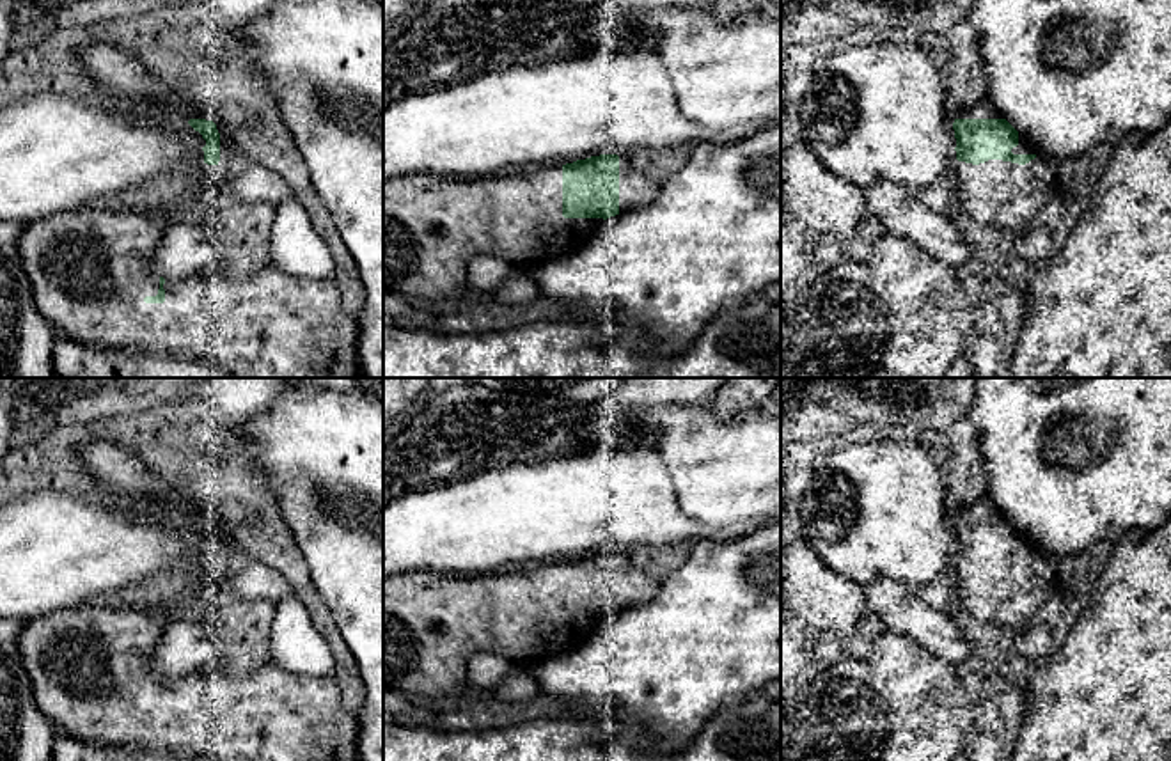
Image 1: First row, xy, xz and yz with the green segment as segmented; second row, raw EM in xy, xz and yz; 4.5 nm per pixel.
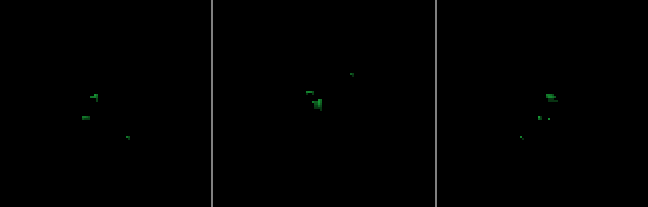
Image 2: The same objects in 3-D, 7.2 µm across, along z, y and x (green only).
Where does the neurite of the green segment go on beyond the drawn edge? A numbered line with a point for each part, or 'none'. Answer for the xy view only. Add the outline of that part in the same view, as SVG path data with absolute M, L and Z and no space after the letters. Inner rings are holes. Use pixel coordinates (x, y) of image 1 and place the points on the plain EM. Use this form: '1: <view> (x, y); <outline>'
1: xy (89, 666); M89 601L76 607L60 608L34 619L27 619L20 633L20 655L23 669L32 685L34 701L41 713L55 726L59 733L76 738L78 741L89 741L99 747L117 749L131 745L149 754L181 754L188 757L213 757L216 761L358 761L358 724L357 718L342 708L341 690L334 676L291 674L279 669L271 662L266 662L248 674L232 676L222 671L218 660L213 660L192 676L165 678L165 681L161 683L160 674L153 669L151 663L151 649L160 640L160 635L170 619L170 616L160 612L158 608L110 608L103 607L101 601ZM160 685L165 686L165 699L145 701L144 695L156 694Z

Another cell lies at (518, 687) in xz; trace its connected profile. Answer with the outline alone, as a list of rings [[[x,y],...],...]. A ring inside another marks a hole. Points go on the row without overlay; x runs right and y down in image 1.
[[[516,669],[507,678],[504,678],[491,695],[499,701],[507,702],[527,702],[541,694],[538,681],[529,671]]]

